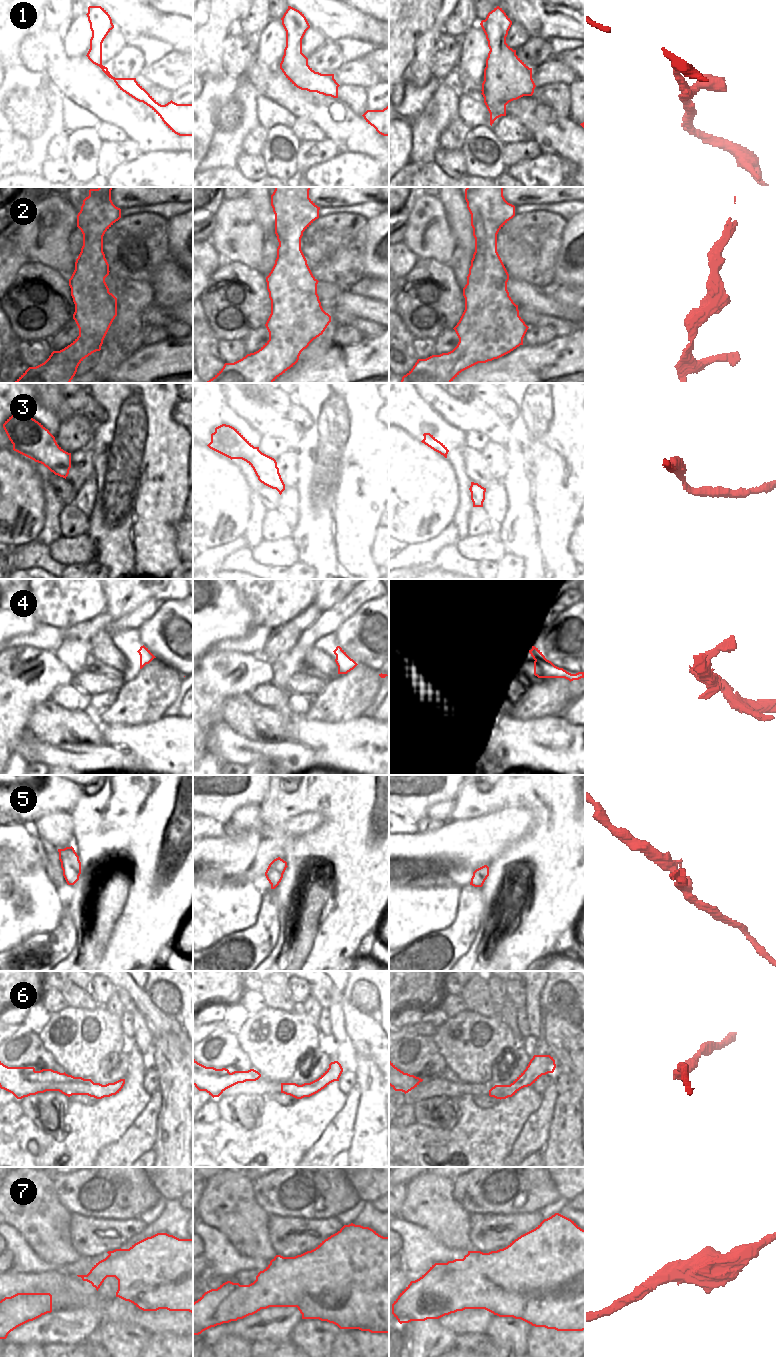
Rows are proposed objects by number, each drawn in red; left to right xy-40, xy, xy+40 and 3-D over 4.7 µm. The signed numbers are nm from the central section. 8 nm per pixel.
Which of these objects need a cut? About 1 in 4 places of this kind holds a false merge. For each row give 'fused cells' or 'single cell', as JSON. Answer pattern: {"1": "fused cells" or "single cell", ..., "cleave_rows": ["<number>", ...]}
{"1": "single cell", "2": "single cell", "3": "fused cells", "4": "fused cells", "5": "single cell", "6": "single cell", "7": "single cell", "cleave_rows": ["3", "4"]}

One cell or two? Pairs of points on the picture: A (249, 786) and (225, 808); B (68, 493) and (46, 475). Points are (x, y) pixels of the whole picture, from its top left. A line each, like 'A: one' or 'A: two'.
A: one
B: one

